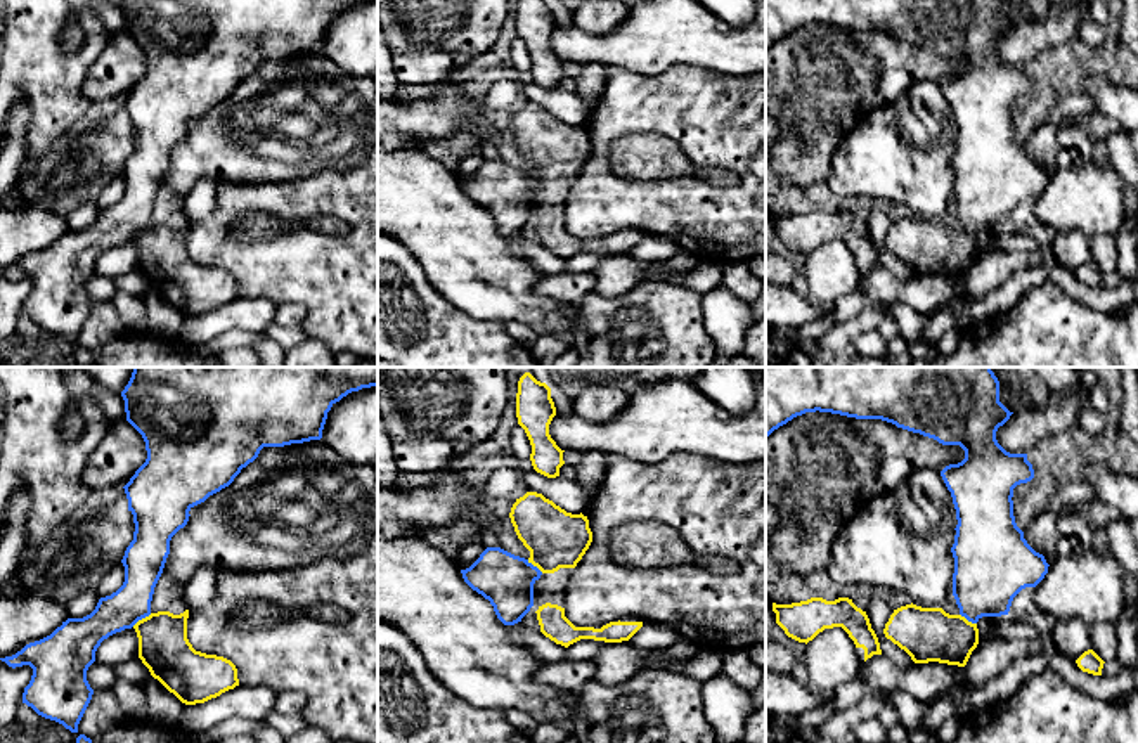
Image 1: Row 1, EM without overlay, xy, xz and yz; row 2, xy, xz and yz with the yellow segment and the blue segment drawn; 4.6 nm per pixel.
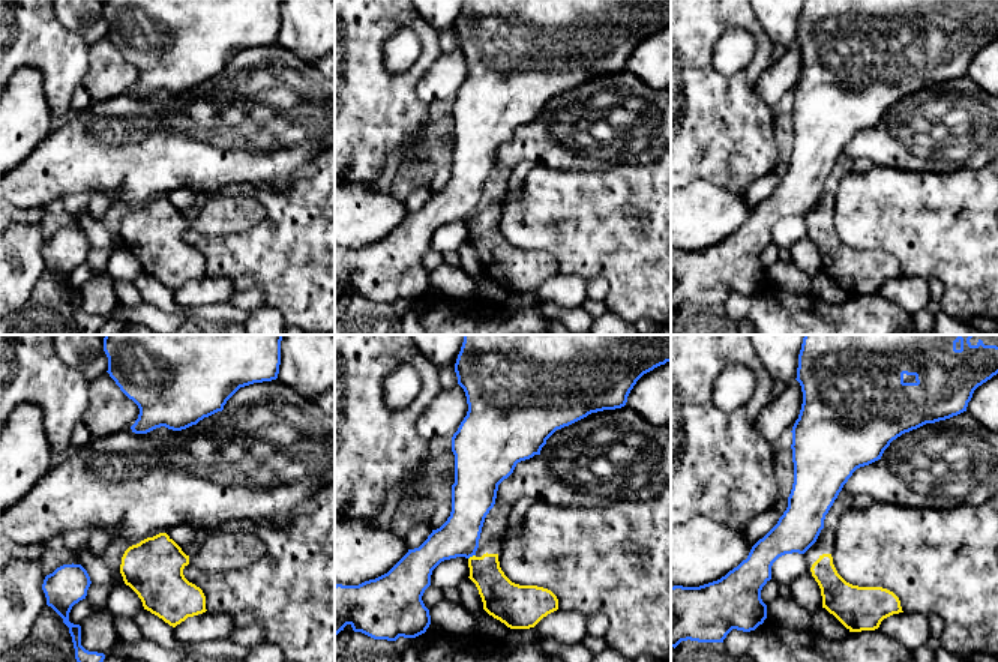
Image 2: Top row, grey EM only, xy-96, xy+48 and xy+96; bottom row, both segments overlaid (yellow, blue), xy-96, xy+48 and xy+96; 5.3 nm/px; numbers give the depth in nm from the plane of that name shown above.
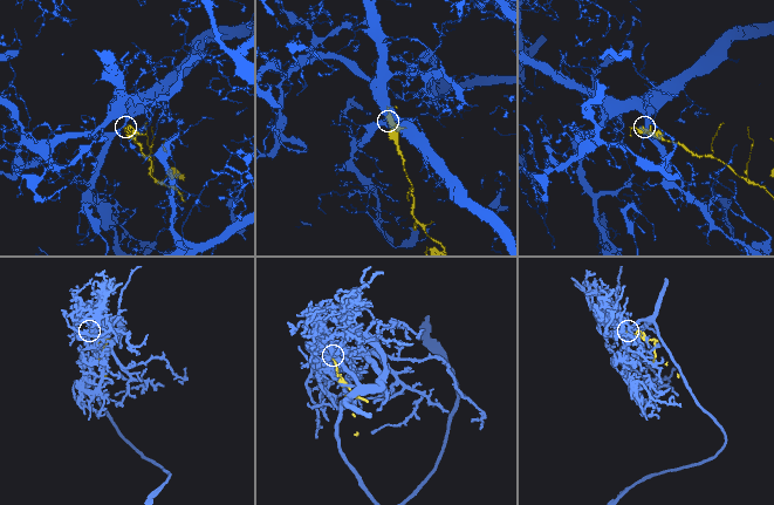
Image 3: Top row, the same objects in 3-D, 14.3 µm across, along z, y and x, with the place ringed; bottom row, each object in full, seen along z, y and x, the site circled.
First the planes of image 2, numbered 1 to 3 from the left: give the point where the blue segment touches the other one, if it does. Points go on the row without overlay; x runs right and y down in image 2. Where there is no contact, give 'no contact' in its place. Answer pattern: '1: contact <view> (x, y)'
1: no contact
2: contact xy+48 (473, 219)
3: no contact

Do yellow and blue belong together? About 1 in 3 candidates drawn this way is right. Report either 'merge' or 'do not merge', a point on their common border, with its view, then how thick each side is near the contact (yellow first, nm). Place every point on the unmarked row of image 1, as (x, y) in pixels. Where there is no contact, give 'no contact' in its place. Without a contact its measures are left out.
do not merge; meets yellow in xy at (142, 231); 240 nm thick on the yellow side, 180 nm on the other

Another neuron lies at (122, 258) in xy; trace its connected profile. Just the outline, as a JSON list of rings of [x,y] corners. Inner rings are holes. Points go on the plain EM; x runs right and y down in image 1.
[[[125,241],[104,251],[95,263],[95,274],[116,279],[139,268],[139,249],[135,241]]]

